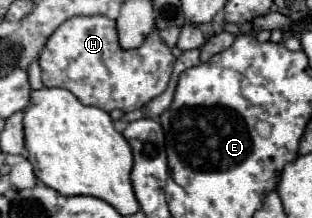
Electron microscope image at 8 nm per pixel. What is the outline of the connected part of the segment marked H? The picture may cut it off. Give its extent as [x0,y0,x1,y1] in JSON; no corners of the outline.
[39,17,175,113]

